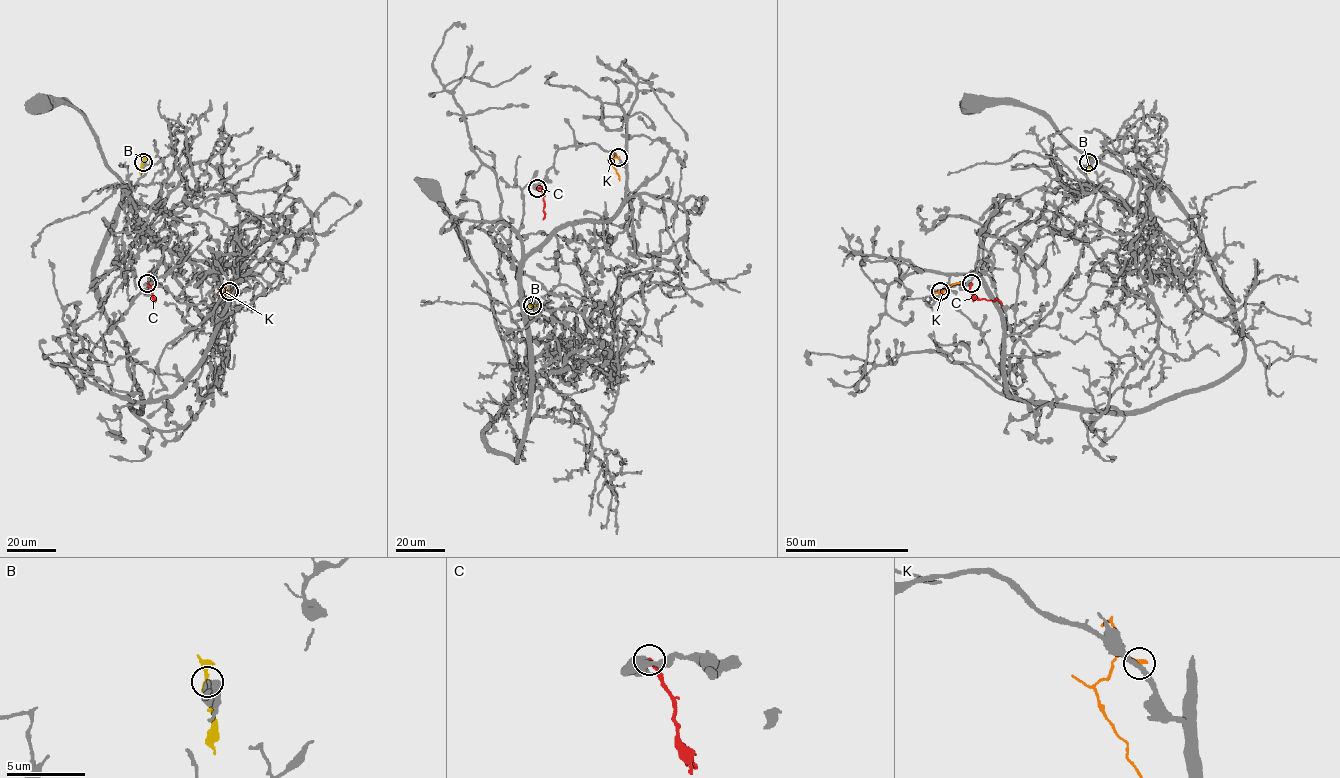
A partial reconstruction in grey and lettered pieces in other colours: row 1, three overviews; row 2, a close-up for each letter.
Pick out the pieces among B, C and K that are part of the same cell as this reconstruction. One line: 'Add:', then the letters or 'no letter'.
Add: no letter

